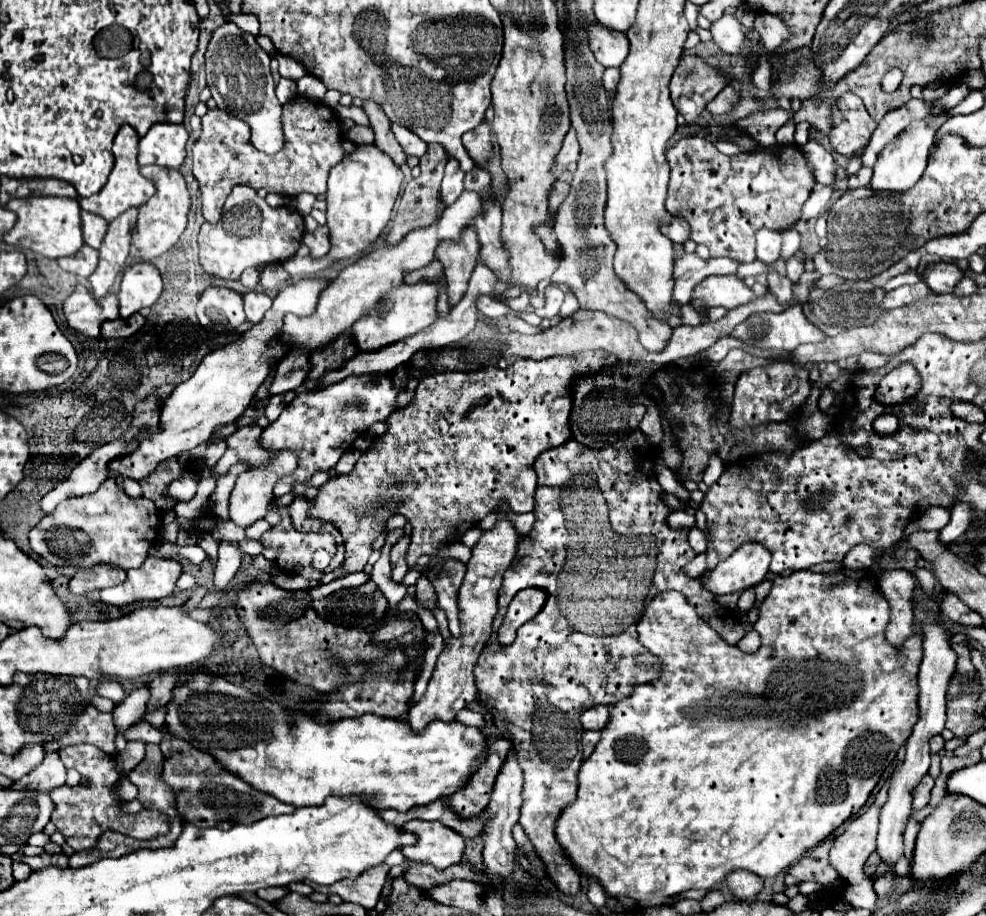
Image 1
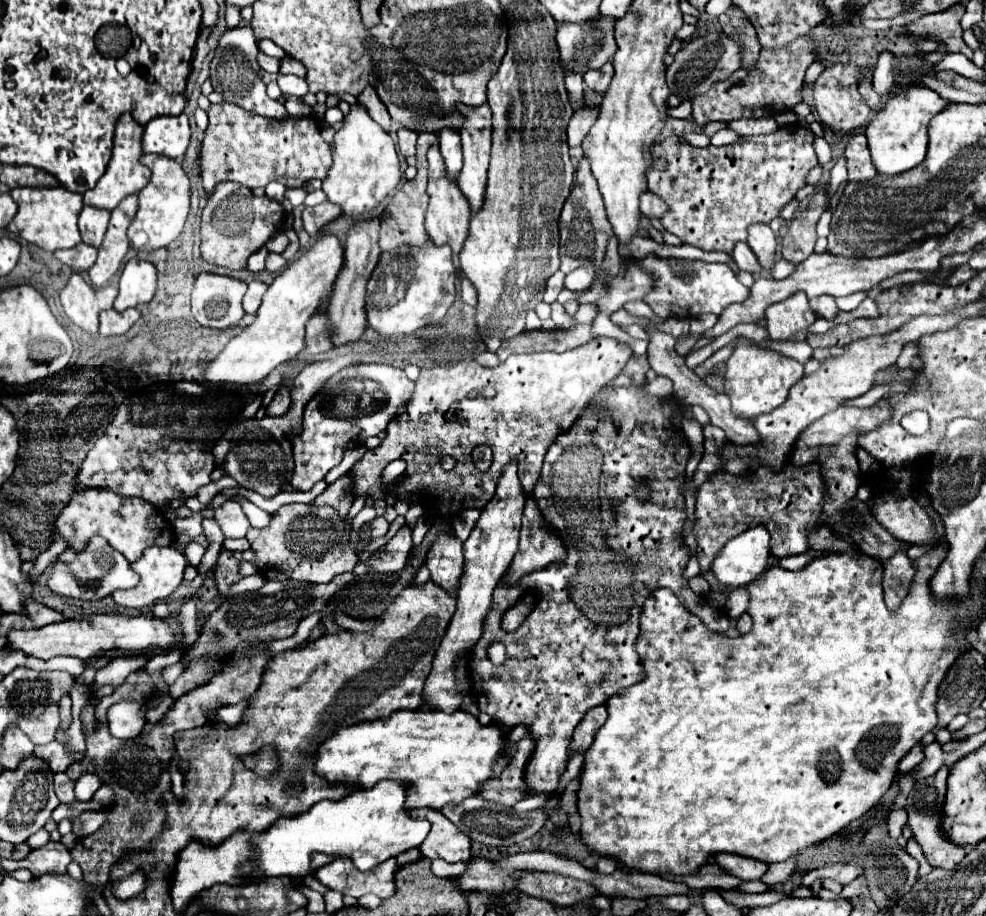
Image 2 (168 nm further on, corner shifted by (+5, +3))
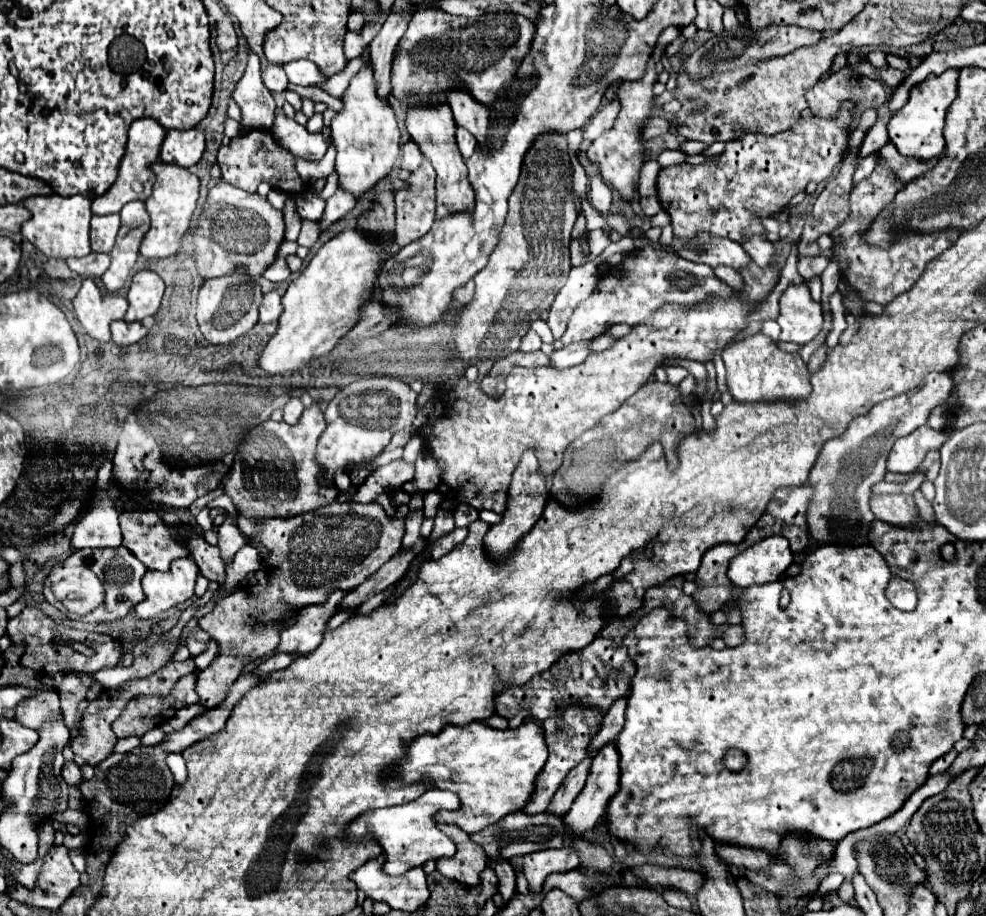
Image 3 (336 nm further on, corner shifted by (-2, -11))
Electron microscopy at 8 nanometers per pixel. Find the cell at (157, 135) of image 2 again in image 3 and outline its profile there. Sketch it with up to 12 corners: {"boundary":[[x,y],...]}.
{"boundary":[[171,129],[163,163],[191,167],[205,151],[203,131]]}

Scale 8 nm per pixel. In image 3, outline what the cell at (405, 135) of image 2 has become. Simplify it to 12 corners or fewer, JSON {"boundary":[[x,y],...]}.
{"boundary":[[407,141],[399,167],[413,171],[423,161],[419,145]]}

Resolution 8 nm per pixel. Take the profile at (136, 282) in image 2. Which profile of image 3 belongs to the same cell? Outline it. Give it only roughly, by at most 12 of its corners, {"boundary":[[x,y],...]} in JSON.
{"boundary":[[139,271],[127,295],[125,321],[155,315],[165,283]]}

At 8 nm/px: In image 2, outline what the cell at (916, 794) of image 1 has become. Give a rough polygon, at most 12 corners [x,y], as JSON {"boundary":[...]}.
{"boundary":[[950,767],[916,781],[908,827],[934,869],[966,855],[942,831]]}

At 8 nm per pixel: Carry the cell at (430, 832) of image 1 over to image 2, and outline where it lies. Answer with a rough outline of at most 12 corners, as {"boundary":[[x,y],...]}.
{"boundary":[[432,807],[410,815],[432,823],[424,857],[448,863],[472,859],[472,841]]}

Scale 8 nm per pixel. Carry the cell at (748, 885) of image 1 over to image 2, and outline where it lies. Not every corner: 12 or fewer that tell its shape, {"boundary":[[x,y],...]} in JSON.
{"boundary":[[718,853],[714,861],[726,873],[756,881],[768,869],[752,857]]}

